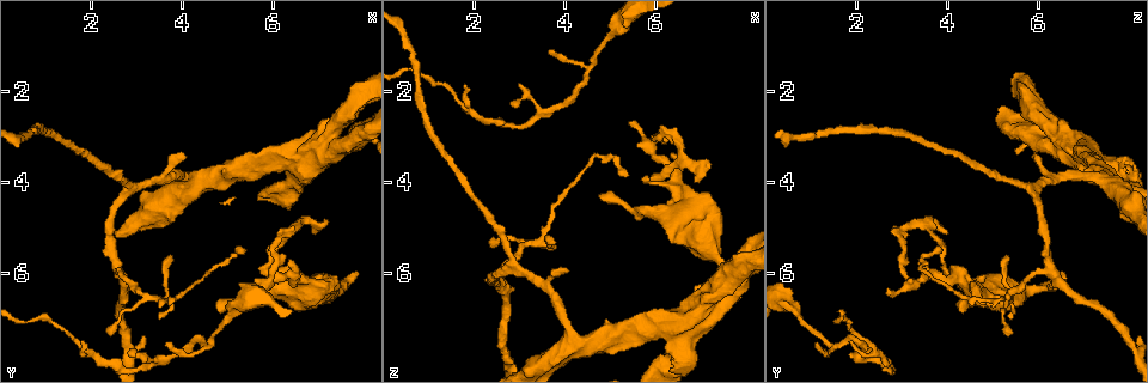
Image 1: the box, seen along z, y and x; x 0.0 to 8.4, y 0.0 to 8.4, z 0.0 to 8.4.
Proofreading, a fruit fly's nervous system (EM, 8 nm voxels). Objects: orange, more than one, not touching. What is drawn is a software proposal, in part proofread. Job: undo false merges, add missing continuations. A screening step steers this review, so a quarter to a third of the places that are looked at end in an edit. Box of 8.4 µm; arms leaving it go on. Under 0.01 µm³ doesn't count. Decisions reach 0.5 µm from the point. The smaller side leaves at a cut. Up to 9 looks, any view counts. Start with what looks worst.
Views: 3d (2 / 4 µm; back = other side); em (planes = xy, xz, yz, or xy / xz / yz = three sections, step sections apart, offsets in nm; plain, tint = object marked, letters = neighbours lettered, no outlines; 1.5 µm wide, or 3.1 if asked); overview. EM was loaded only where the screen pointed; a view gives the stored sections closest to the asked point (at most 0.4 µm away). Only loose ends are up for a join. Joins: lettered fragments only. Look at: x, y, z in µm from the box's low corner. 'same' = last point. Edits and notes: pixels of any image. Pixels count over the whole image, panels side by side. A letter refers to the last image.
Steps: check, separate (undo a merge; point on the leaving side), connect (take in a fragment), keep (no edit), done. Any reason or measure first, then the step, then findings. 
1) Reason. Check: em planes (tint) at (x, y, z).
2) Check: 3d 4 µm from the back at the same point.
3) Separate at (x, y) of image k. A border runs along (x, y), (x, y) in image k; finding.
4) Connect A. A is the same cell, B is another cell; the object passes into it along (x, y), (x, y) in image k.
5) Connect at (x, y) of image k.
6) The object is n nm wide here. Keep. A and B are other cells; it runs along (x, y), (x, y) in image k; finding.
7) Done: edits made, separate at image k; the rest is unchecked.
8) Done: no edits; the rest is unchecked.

Branch stops here. Check: 3d 4 µm at (4.80, 6.80, 4.20).

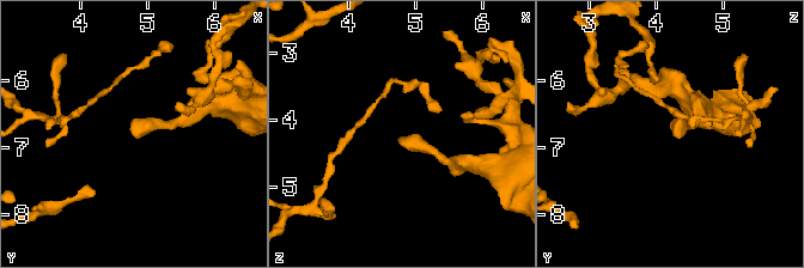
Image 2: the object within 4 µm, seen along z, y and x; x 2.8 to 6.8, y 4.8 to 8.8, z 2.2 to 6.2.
Check: em xz step 8 (letters) at (4.75, 6.75, 4.20).

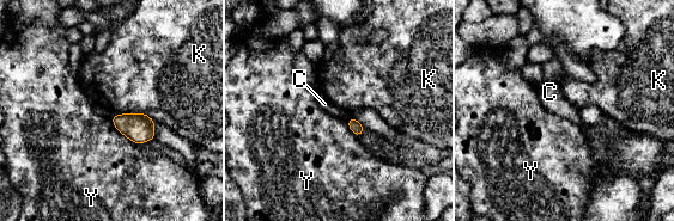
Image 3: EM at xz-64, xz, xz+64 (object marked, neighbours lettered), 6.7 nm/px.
Another direction. Check: em xy step 4 (letters) at the same point.

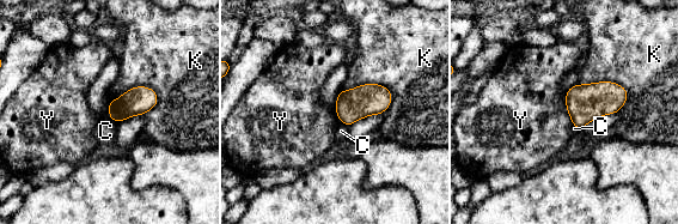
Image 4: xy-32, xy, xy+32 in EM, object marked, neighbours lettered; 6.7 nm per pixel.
The longest contact is with K, 360 nm. Keep. C, K and Y are other cells; a border runs along (158, 95), (133, 86), (108, 104) in image 4; no lettered fragment goes on from it.

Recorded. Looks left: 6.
An open end. Check: em yz step 8 (letters) at (7.80, 5.95, 6.50).

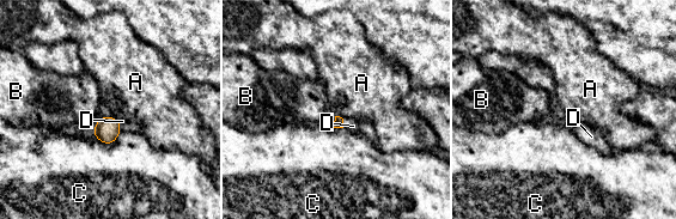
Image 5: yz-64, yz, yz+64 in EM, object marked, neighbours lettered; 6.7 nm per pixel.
Cut it another way. Check: em xz step 4 (letters) at the same point.

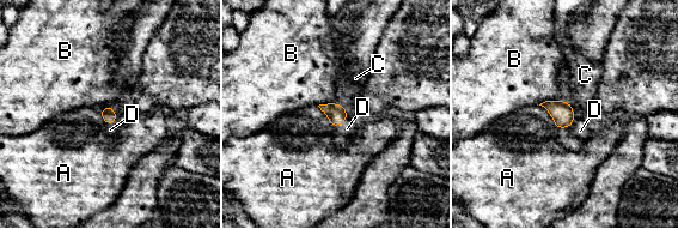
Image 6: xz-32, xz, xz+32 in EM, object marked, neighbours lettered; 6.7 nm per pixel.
Connect D. D is the same cell, A, B and C are other cells; the object passes into it along (336, 113), (341, 124), (347, 128) in image 6; it goes on there.

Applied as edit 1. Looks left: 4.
Three-way junction. Check: 3d 4 µm at (2.95, 4.05, 6.00).

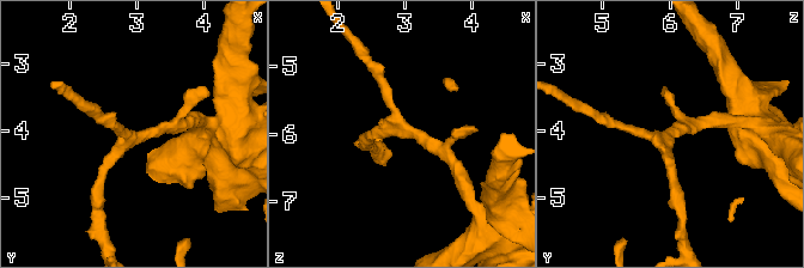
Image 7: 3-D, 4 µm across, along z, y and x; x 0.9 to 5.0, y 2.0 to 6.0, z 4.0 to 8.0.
Check: em xy step 8 (tint) at (2.95, 4.10, 5.95).

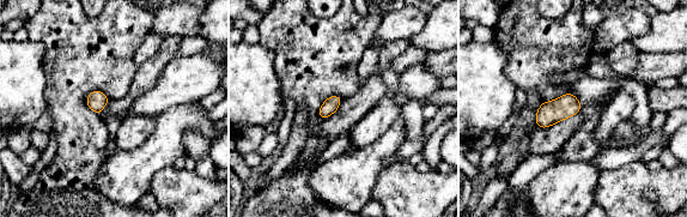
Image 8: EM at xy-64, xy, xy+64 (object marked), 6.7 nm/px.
Check: em planes (letters) at the same point.

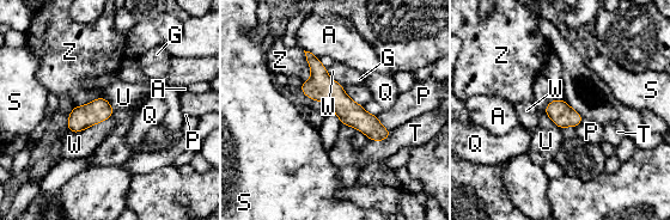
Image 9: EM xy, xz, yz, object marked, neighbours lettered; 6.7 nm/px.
Keep. A, G, P, Q, S, T, U, W and Z are other cells; a border runs along (554, 98), (544, 114), (560, 129) in image 9; all the same cell.

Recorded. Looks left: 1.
Done: edits made, connect at image 6; the rest is unchecked.

